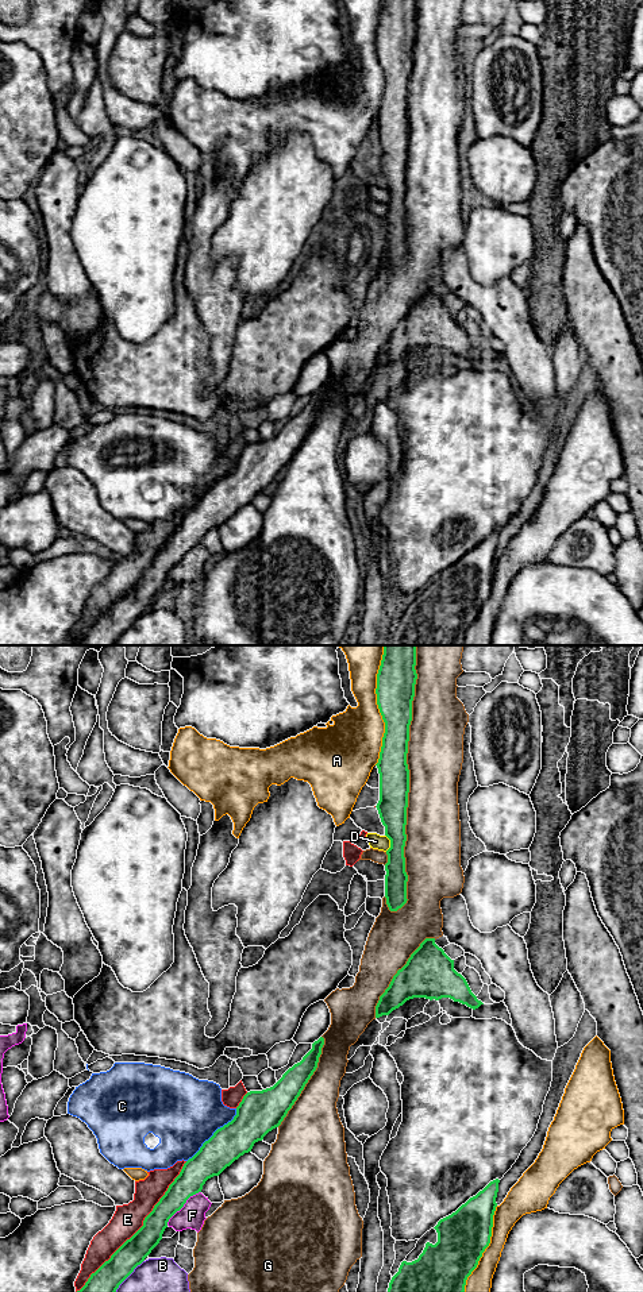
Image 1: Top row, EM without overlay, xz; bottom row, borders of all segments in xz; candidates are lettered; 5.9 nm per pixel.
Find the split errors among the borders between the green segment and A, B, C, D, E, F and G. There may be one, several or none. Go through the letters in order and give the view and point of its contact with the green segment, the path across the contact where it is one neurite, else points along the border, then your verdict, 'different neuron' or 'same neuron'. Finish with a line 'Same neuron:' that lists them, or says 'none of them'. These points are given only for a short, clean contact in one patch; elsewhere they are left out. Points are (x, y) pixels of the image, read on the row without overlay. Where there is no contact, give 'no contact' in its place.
A: xz (378, 58) | different neuron
B: xz (129, 627) | along xz (143, 612), (114, 644) | different neuron
C: xz (214, 485) | different neuron
D: xz (391, 195) | along xz (385, 186), (389, 192), (387, 203) | different neuron
E: xz (139, 581) | same neuron
F: xz (183, 558) | different neuron
G: xz (408, 135) | different neuron
Same neuron: E

